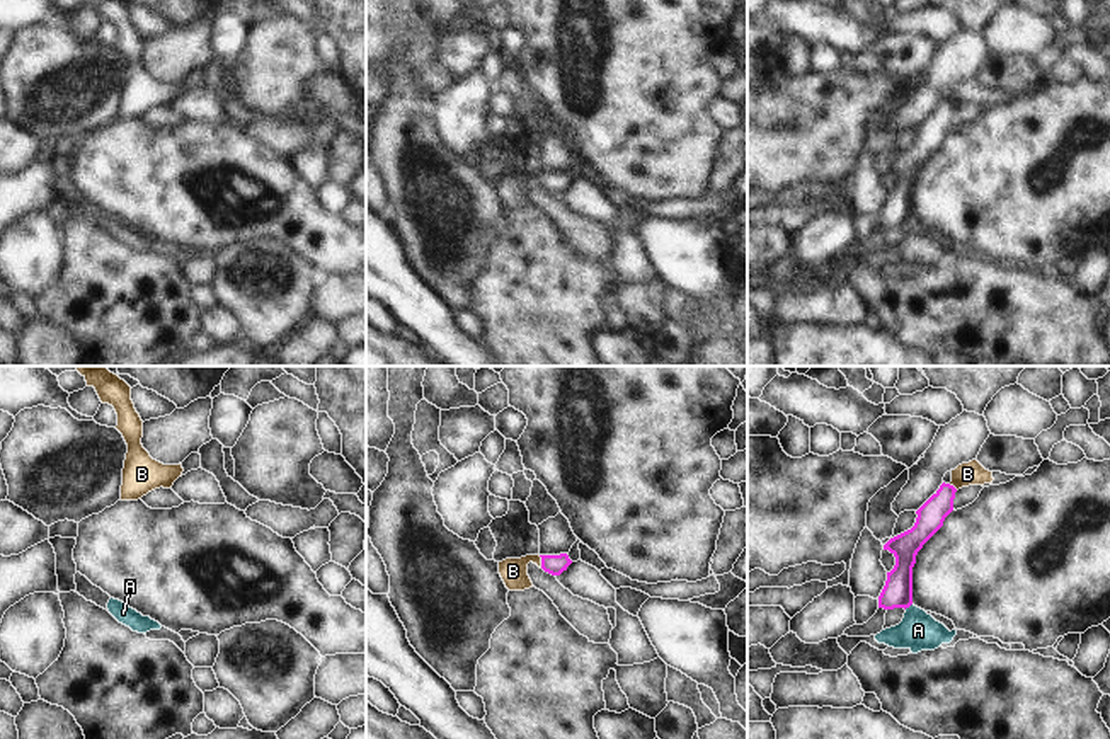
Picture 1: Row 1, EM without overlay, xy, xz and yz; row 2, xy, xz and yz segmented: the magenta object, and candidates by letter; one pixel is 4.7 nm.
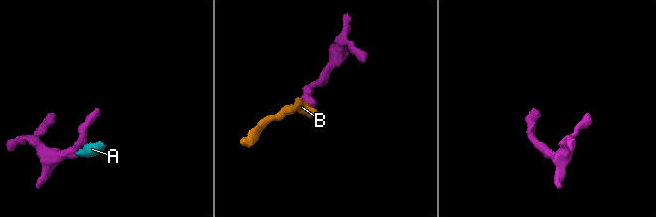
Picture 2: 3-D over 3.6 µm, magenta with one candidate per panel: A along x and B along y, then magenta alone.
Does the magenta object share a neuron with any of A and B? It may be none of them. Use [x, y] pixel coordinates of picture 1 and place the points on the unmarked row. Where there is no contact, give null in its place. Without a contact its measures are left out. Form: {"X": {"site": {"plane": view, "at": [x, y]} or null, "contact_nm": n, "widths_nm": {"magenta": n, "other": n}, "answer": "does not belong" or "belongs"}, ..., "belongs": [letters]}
{"A": {"site": {"plane": "yz", "at": [908, 225]}, "contact_nm": 50, "widths_nm": {"magenta": 140, "other": 190}, "answer": "does not belong"}, "B": {"site": {"plane": "xz", "at": [542, 181]}, "contact_nm": 70, "widths_nm": {"magenta": 100, "other": 130}, "answer": "belongs"}, "belongs": ["B"]}

